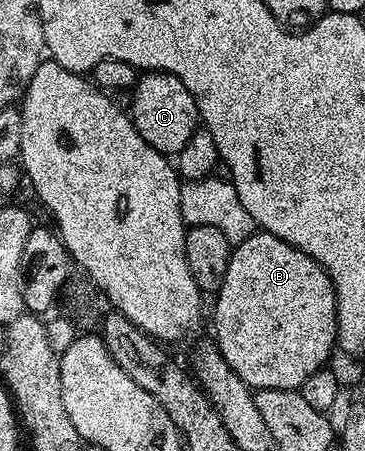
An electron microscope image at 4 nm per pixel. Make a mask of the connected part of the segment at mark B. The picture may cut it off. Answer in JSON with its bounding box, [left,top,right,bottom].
[213,231,339,390]

